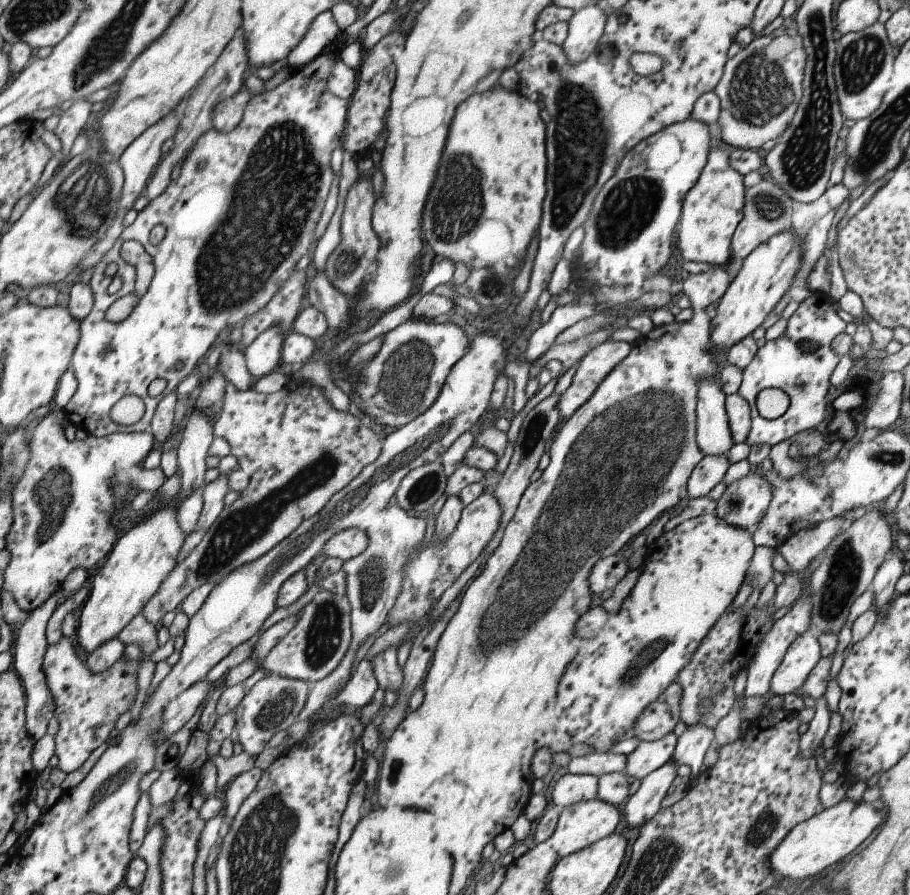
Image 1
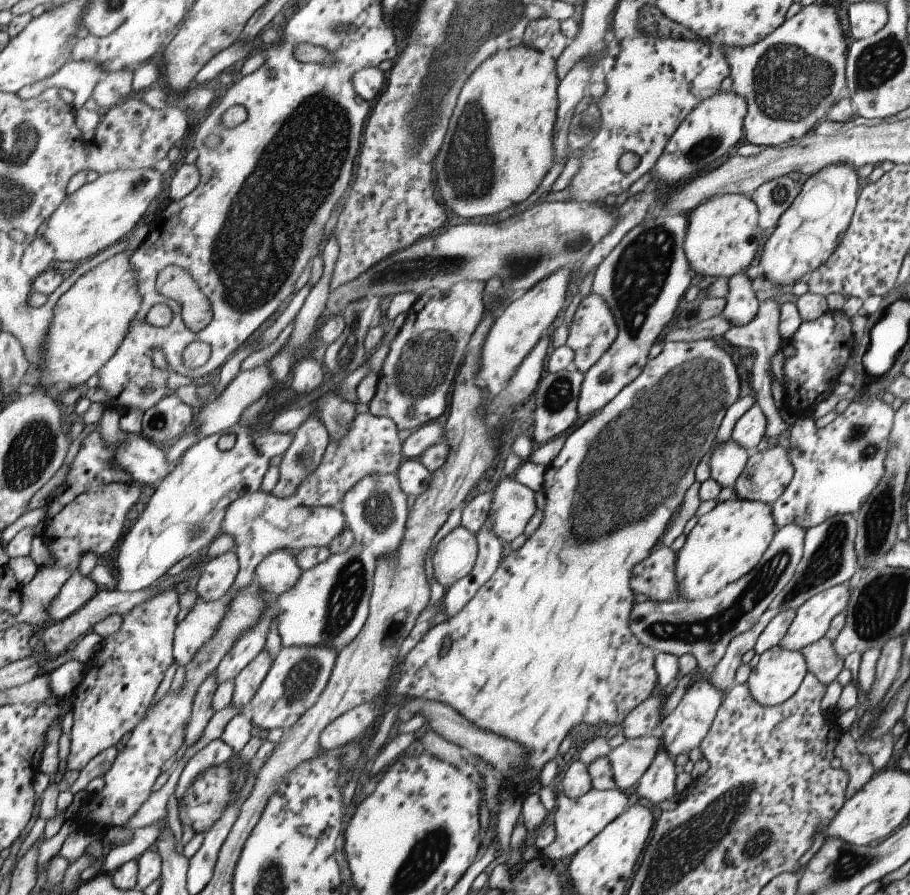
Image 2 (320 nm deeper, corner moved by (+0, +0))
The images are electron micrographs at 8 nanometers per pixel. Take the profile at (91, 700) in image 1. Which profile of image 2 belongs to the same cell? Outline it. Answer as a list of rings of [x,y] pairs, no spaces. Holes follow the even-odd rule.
[[[175,587],[141,601],[124,614],[120,627],[102,639],[99,649],[84,662],[83,677],[71,696],[73,722],[67,767],[57,772],[56,781],[65,771],[80,771],[101,750],[115,746],[143,718],[155,689],[173,661],[172,638],[179,609]]]

